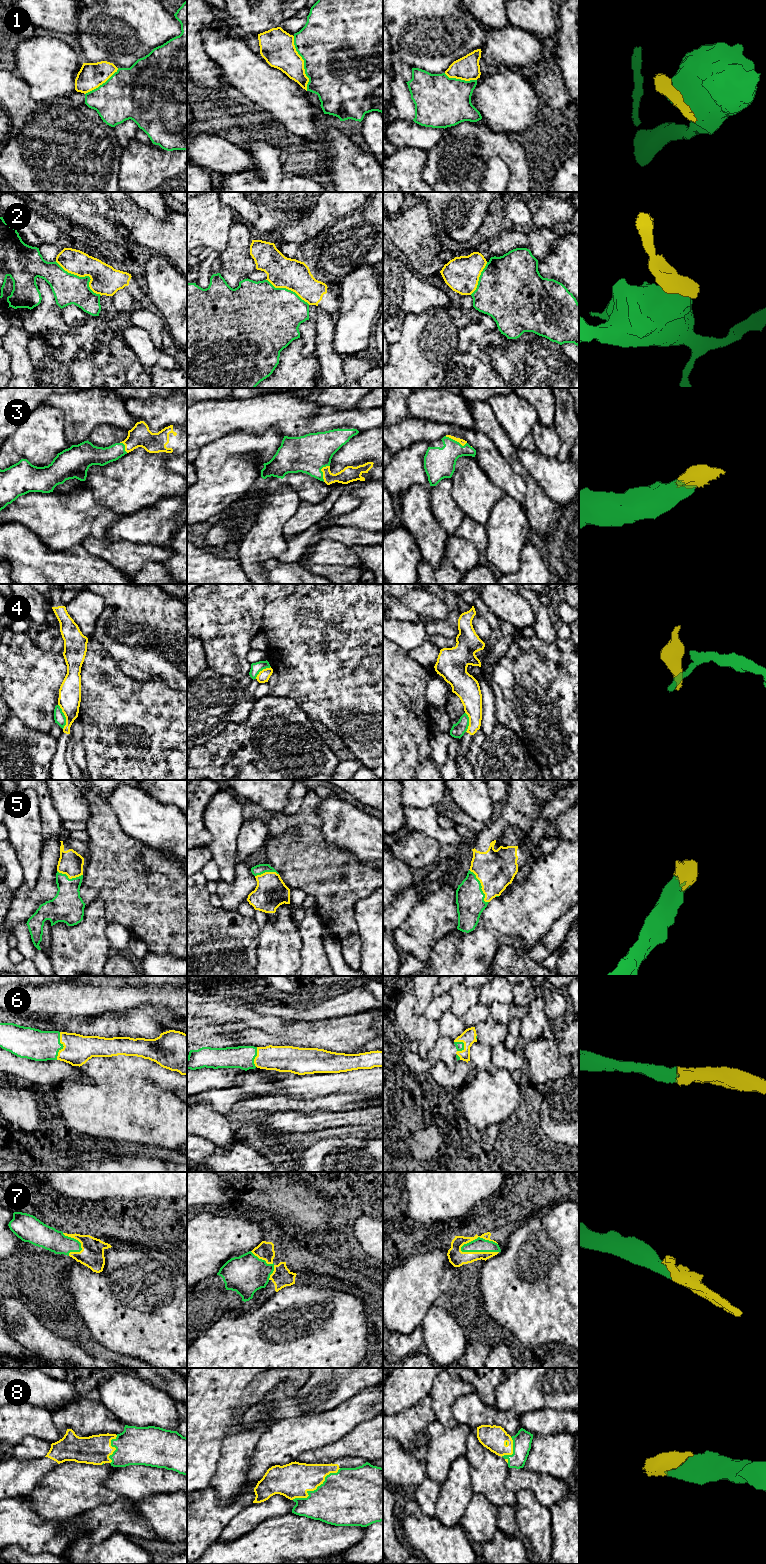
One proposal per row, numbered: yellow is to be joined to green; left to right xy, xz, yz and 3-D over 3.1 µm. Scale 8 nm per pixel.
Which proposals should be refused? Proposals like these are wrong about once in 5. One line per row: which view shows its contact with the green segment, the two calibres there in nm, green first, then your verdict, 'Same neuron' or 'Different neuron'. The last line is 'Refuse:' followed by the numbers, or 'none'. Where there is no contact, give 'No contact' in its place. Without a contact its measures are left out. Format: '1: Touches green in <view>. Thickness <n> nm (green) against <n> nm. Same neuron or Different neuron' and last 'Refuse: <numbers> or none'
1: Touches green in xz. Thickness 500 nm (green) against 280 nm. Different neuron
2: Touches green in xy. Thickness 240 nm (green) against 240 nm. Different neuron
3: Touches green in xz. Thickness 300 nm (green) against 130 nm. Same neuron
4: Touches green in xy. Thickness 90 nm (green) against 180 nm. Different neuron
5: Touches green in yz. Thickness 220 nm (green) against 320 nm. Same neuron
6: Touches green in xy. Thickness 240 nm (green) against 240 nm. Same neuron
7: Touches green in yz. Thickness 110 nm (green) against 140 nm. Same neuron
8: Touches green in xz. Thickness 440 nm (green) against 280 nm. Same neuron
Refuse: 1, 2, 4

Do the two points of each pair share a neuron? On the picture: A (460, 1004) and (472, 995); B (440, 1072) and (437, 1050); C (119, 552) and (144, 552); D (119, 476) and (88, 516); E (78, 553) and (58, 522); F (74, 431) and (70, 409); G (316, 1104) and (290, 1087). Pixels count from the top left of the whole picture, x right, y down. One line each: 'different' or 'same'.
A: same
B: different
C: same
D: different
E: different
F: same
G: different

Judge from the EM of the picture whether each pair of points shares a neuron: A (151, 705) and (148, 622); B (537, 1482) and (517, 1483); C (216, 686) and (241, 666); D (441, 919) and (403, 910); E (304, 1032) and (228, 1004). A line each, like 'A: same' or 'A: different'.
A: different
B: same
C: different
D: different
E: different

